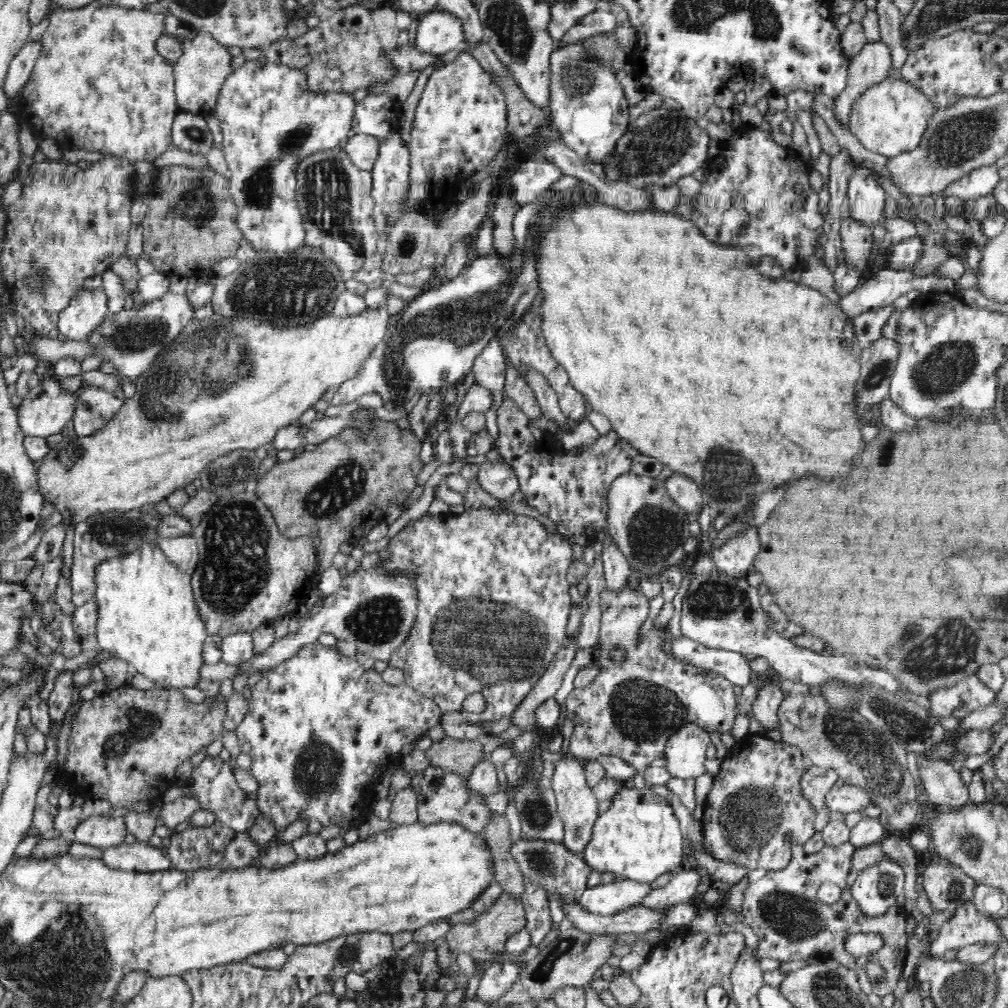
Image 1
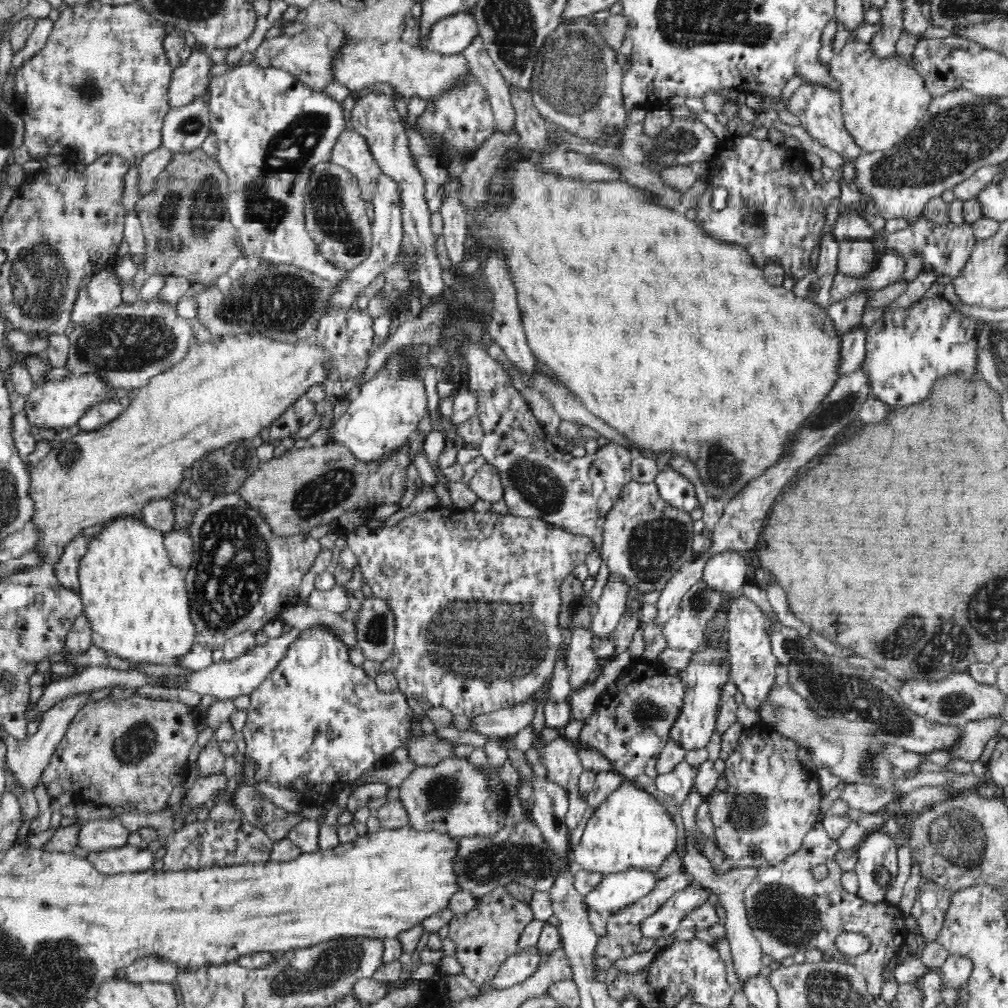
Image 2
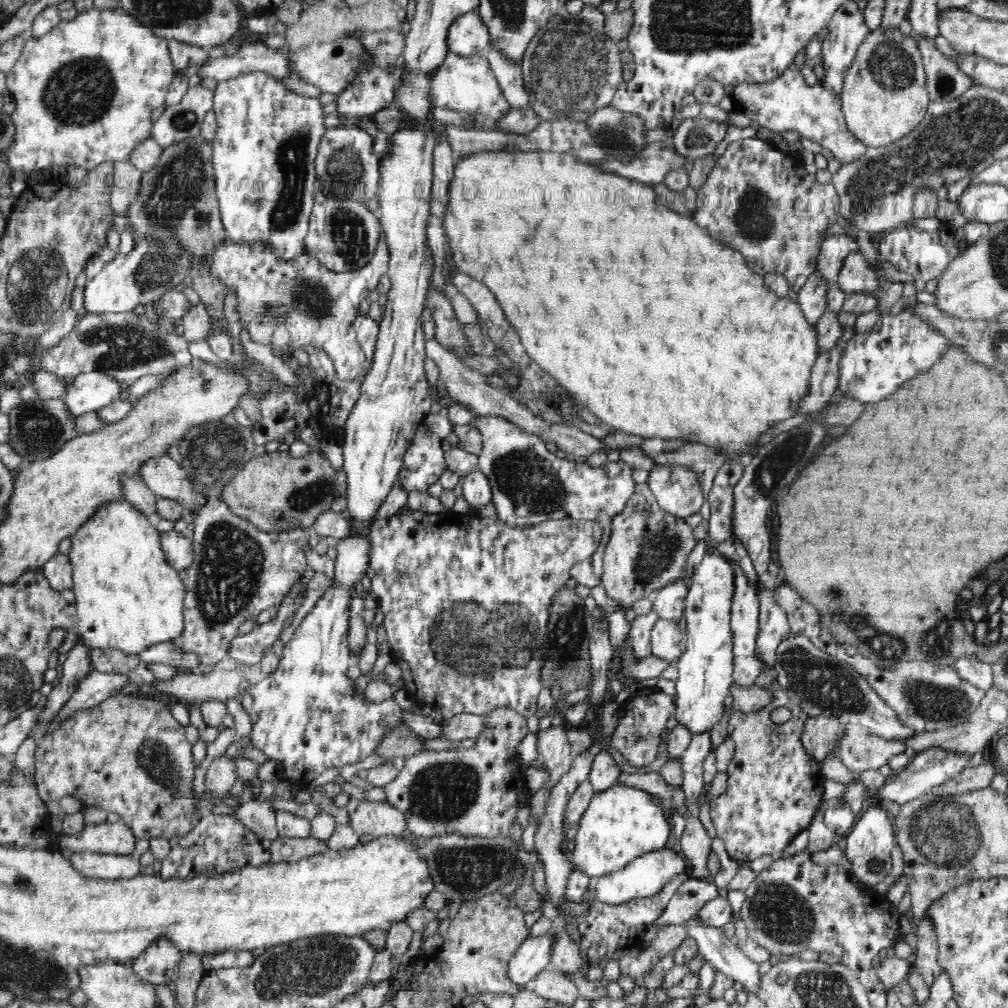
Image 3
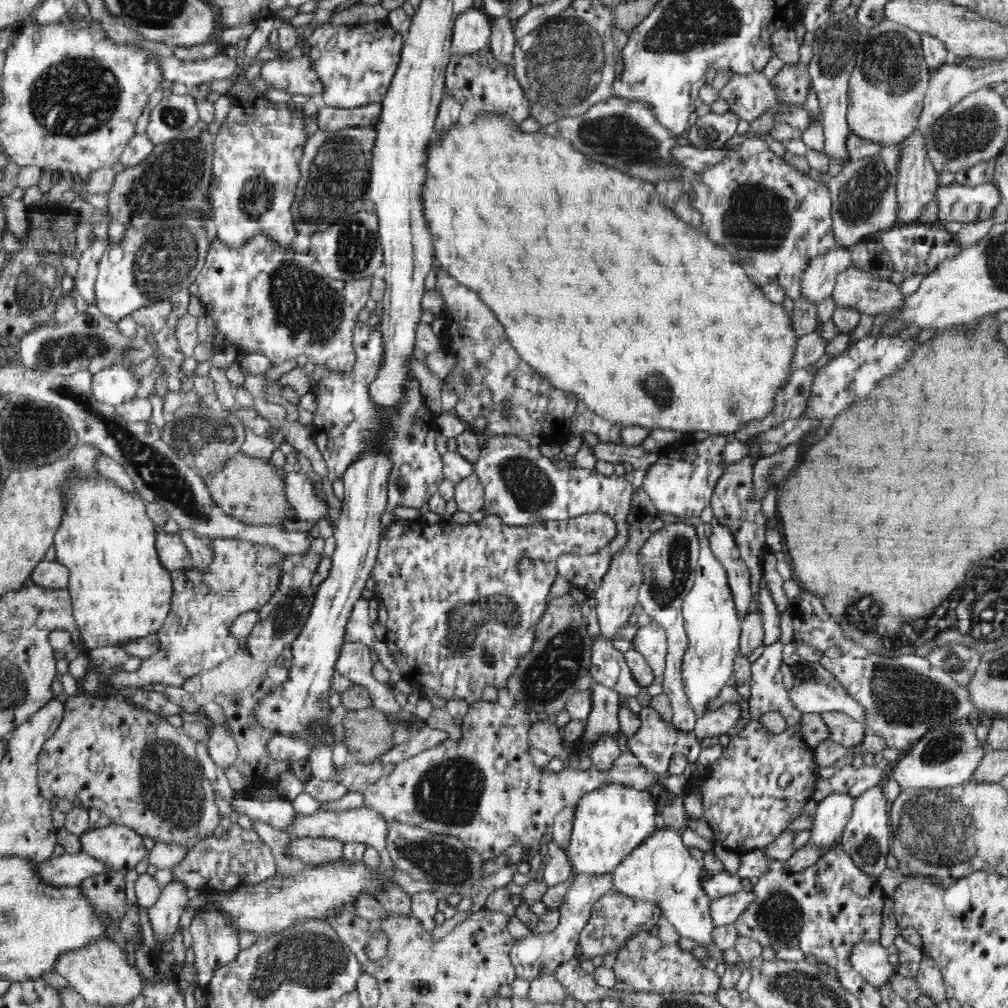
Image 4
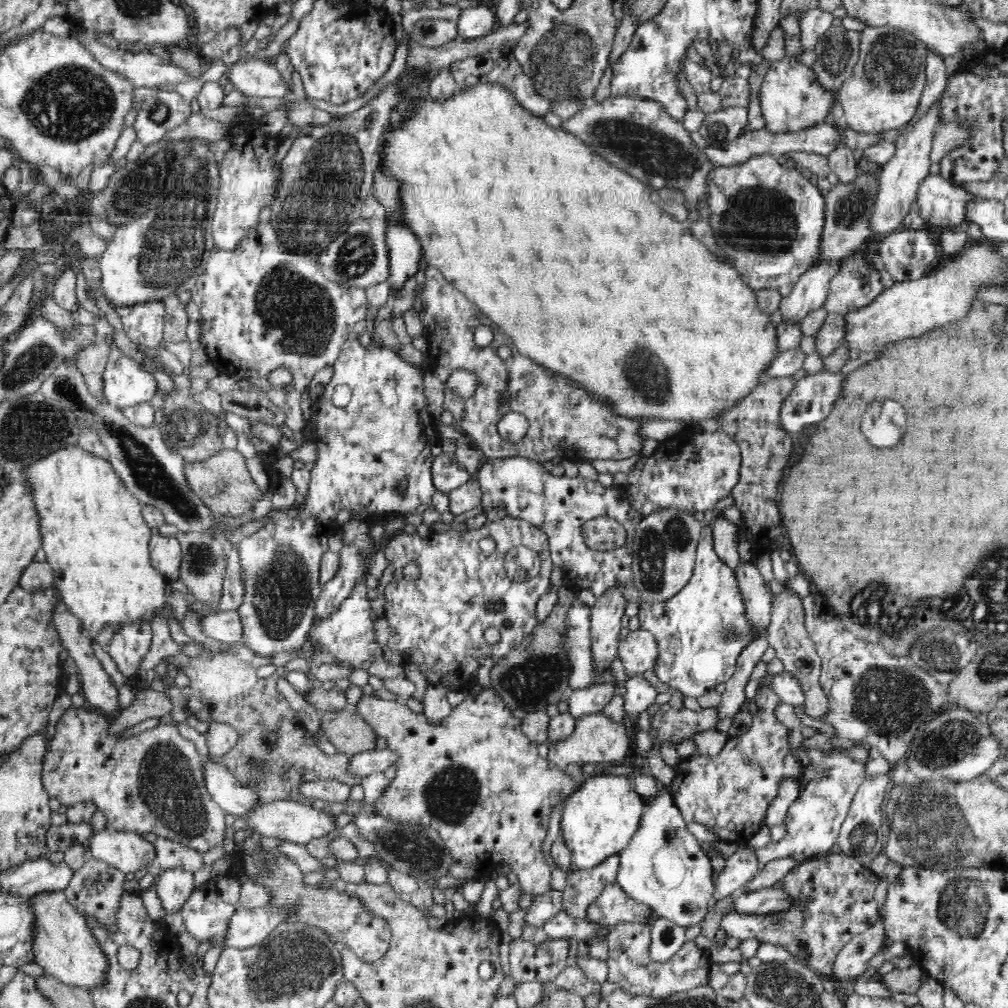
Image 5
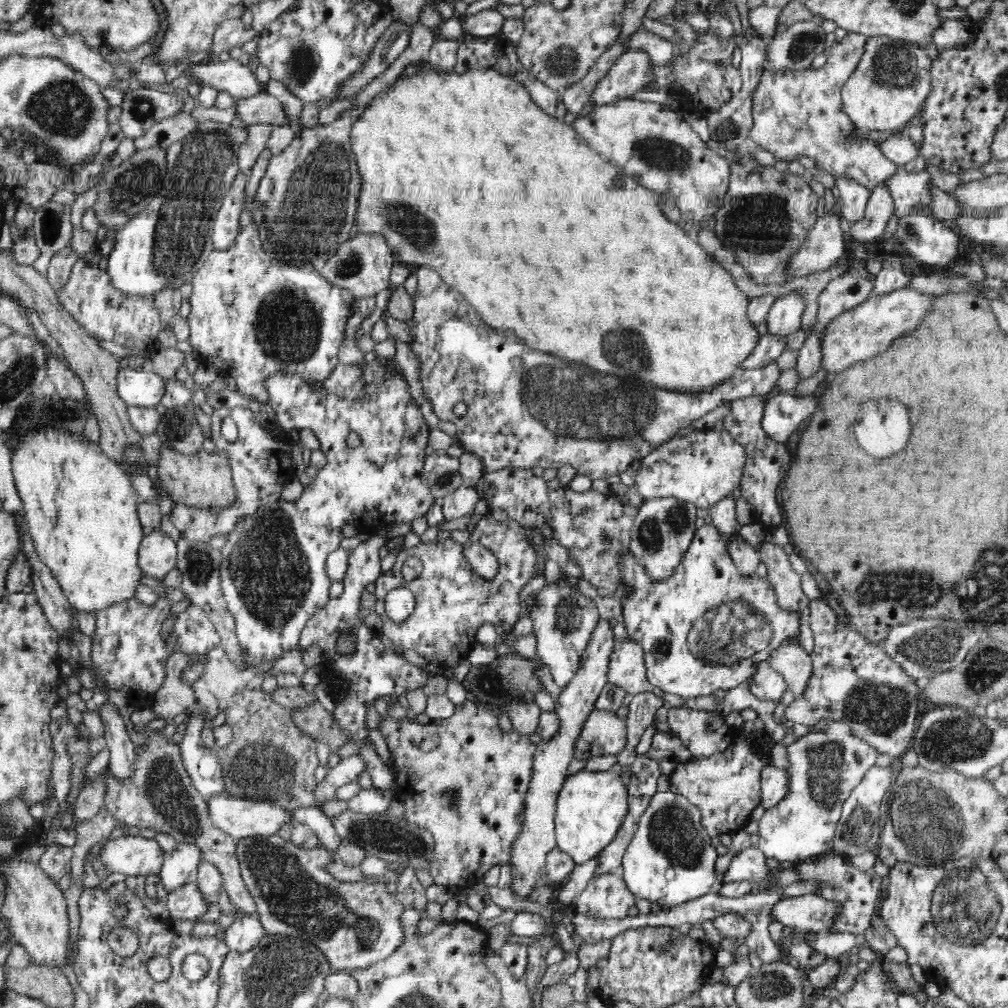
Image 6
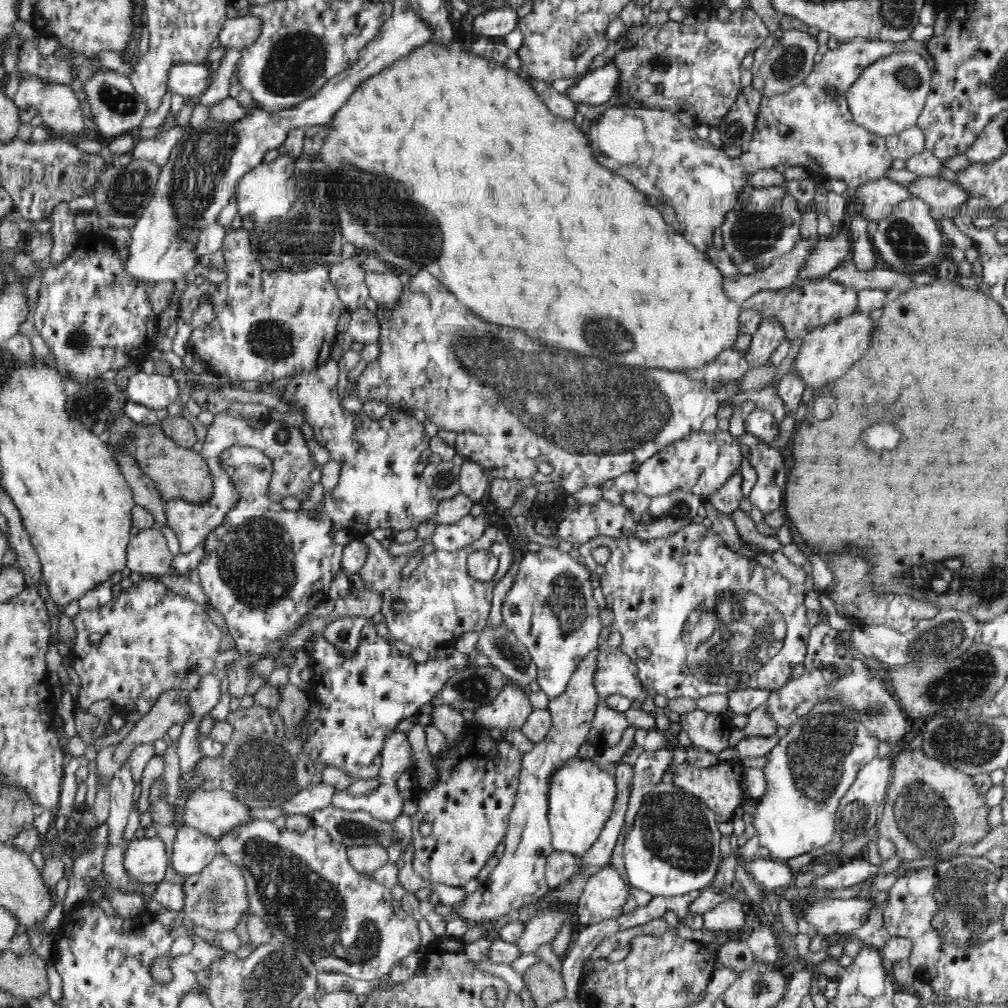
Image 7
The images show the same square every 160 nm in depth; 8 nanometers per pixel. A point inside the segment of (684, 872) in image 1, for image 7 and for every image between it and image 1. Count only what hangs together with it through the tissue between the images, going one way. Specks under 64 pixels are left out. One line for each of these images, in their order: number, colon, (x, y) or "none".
2: (623, 934)
3: (608, 932)
4: (614, 918)
5: (613, 906)
6: (607, 896)
7: (605, 896)

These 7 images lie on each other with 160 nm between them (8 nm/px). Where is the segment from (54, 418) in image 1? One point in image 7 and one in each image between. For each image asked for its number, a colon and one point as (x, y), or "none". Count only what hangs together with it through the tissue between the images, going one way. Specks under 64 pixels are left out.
2: (56, 405)
3: (87, 393)
4: (117, 383)
5: (124, 383)
6: (136, 387)
7: (155, 391)

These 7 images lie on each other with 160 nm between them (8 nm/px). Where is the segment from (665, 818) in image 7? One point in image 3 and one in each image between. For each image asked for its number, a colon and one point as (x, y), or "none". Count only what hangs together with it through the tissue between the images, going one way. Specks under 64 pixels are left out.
3: (645, 876)
4: (661, 870)
5: (663, 866)
6: (670, 860)

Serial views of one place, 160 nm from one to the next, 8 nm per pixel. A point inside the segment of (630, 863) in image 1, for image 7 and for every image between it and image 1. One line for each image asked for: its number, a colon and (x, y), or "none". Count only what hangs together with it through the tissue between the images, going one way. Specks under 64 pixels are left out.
2: (630, 830)
3: (622, 823)
4: (611, 822)
5: (598, 821)
6: (591, 808)
7: (582, 797)

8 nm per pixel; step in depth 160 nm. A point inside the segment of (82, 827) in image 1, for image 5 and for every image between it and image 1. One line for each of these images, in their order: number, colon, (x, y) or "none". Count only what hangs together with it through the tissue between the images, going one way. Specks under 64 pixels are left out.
2: (103, 833)
3: (118, 837)
4: (120, 846)
5: (127, 851)

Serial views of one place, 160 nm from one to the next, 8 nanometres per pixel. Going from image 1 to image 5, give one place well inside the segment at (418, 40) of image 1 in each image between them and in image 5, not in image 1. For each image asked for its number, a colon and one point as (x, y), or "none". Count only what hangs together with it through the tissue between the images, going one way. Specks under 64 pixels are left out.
2: (450, 35)
3: (467, 35)
4: (472, 32)
5: (472, 23)

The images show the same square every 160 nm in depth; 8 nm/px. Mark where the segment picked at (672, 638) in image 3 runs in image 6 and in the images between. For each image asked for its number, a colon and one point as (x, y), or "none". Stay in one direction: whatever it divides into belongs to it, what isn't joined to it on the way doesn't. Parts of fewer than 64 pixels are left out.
4: (651, 640)
5: (640, 651)
6: (627, 669)

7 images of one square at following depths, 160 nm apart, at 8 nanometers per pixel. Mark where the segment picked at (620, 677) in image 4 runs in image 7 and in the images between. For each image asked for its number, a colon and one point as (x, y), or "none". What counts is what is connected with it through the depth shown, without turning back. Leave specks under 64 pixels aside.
5: (585, 671)
6: (564, 619)
7: (550, 608)

